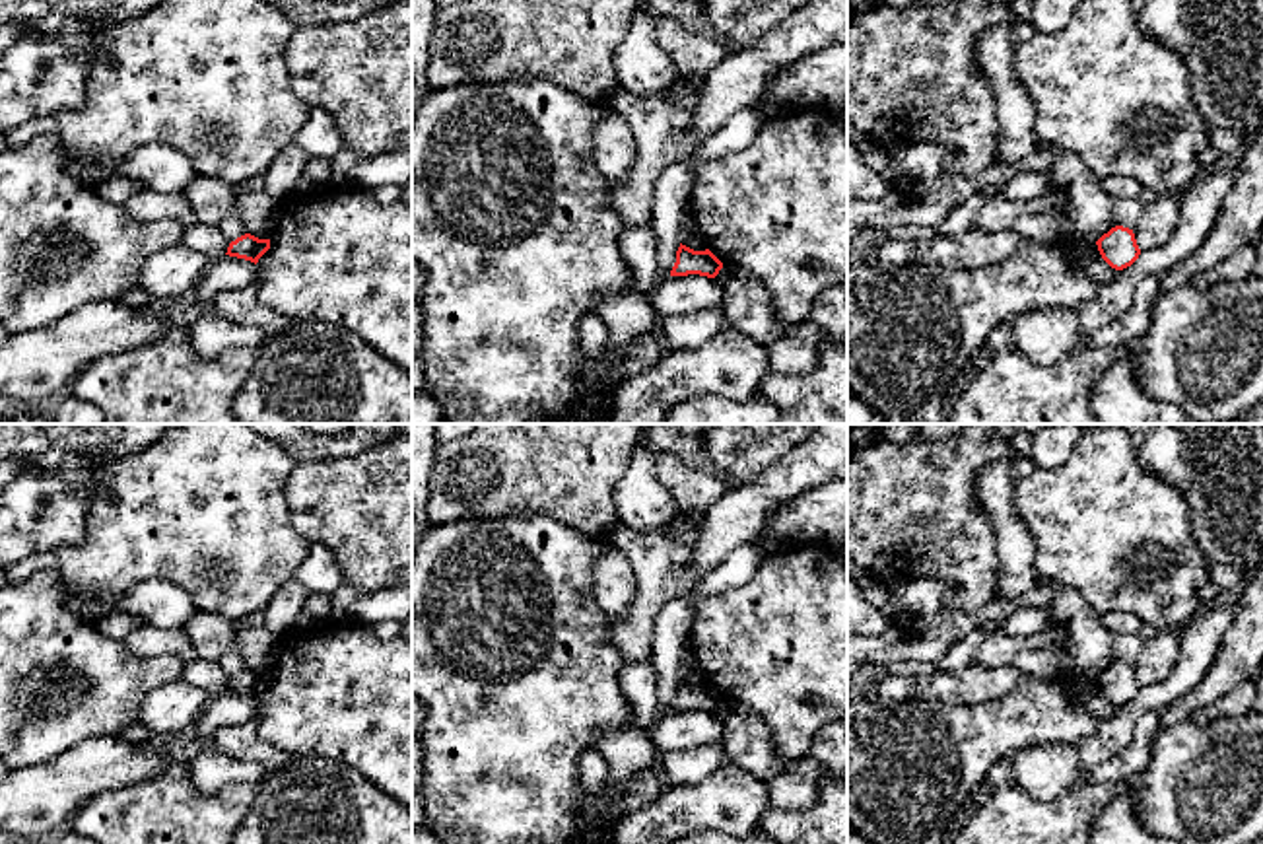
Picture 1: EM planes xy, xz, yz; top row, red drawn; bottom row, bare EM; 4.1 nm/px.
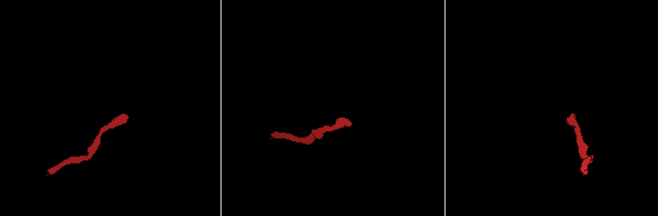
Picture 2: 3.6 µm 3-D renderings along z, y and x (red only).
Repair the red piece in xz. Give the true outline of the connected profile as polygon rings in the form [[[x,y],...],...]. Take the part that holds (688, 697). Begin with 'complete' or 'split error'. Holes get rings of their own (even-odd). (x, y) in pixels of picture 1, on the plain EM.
complete; [[[680,679],[670,712],[700,710],[700,712],[715,714],[721,704],[723,698],[709,685],[694,686]]]

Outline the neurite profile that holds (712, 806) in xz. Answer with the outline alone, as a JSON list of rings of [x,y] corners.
[[[725,762],[701,784],[666,788],[651,805],[622,819],[610,844],[672,844],[698,830],[715,830],[731,836],[748,836],[768,809],[764,782]]]

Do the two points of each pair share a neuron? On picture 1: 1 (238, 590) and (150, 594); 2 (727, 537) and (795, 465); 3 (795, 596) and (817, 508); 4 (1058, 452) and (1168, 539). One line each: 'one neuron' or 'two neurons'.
1: two neurons
2: one neuron
3: two neurons
4: two neurons

